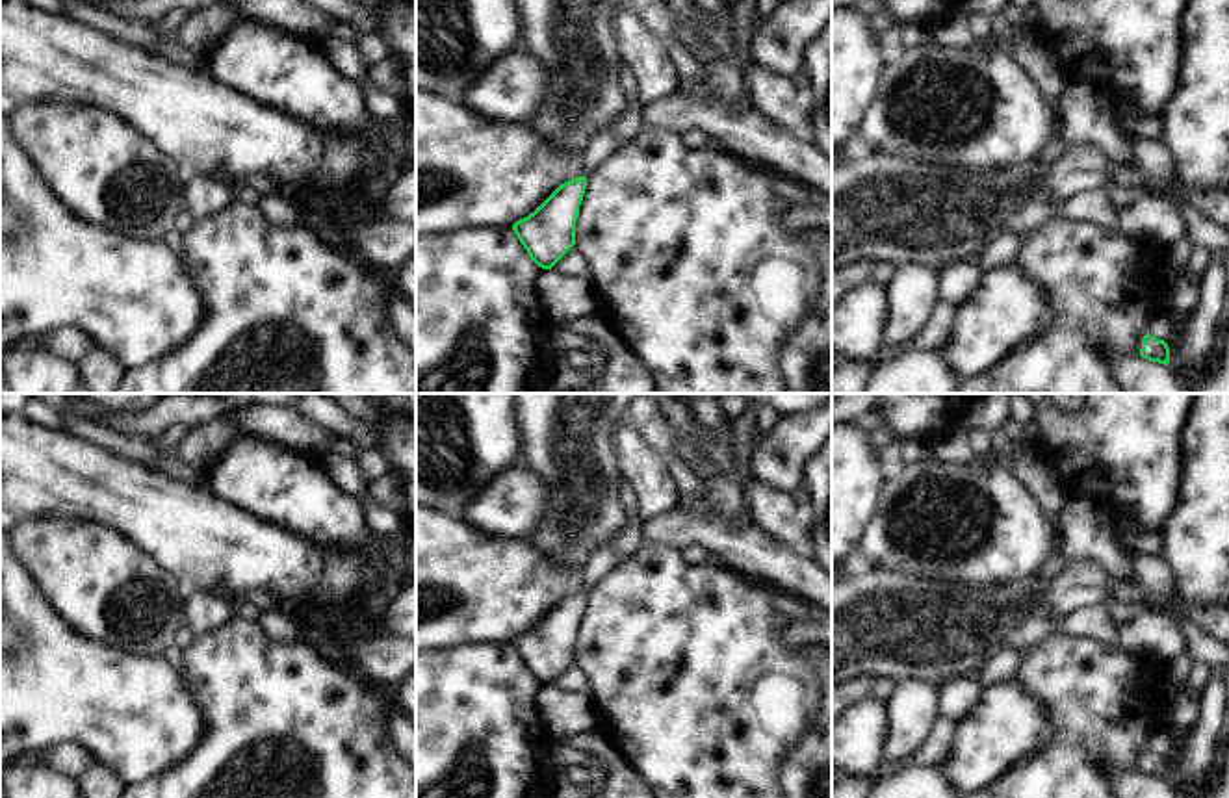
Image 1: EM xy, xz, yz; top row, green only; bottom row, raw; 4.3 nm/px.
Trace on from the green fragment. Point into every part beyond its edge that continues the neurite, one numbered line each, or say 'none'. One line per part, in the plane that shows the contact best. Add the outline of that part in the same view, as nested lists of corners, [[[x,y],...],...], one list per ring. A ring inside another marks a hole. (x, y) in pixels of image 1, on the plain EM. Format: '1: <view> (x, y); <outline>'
1: xz (600, 563); [[[609,546],[592,553],[581,572],[581,592],[589,594],[589,590],[616,564],[618,562],[611,555]]]

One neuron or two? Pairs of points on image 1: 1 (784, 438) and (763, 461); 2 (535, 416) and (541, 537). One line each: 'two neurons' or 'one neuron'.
1: one neuron
2: one neuron

